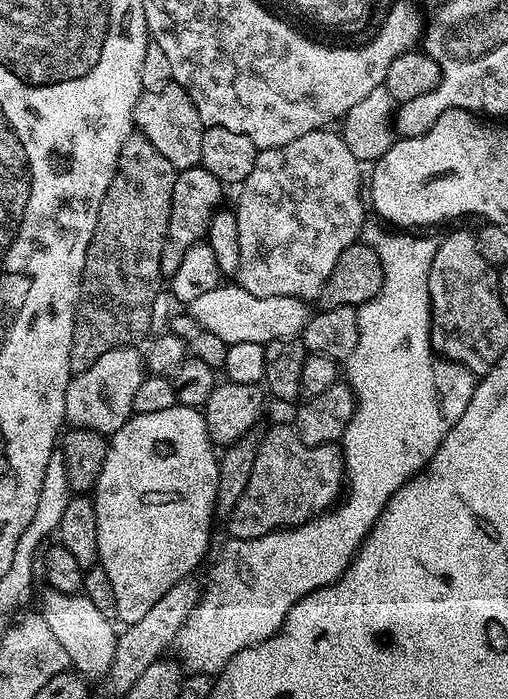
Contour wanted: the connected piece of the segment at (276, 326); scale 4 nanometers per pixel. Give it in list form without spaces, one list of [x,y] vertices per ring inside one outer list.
[[[224,282],[220,287],[194,298],[194,302],[187,305],[186,312],[195,324],[210,330],[210,334],[222,338],[222,342],[229,345],[240,342],[266,345],[271,340],[299,337],[310,315],[308,308],[305,301],[293,296],[258,298],[250,294],[250,290],[241,288],[239,283]]]

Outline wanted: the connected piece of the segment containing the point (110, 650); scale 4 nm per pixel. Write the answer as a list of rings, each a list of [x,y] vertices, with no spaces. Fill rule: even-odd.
[[[49,589],[45,591],[40,614],[58,644],[68,656],[73,669],[87,679],[101,679],[113,664],[114,651],[117,646],[118,632],[114,630],[111,617],[95,608],[94,602],[81,593],[67,593]]]

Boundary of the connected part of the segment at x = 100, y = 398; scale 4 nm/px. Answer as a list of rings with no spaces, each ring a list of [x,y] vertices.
[[[139,347],[115,348],[102,354],[94,366],[75,373],[69,380],[65,421],[74,428],[89,428],[105,434],[118,431],[134,414],[134,394],[138,386],[142,386],[145,375],[144,358]]]

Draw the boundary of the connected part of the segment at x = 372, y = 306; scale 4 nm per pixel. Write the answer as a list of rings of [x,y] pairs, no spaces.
[[[368,226],[365,227],[362,233],[363,243],[370,245],[378,254],[378,262],[382,262],[384,281],[382,282],[382,290],[378,290],[378,294],[374,298],[370,298],[370,302],[366,302],[356,309],[356,317],[358,318],[358,346],[354,346],[354,354],[350,354],[350,358],[346,361],[346,368],[348,368],[346,383],[356,396],[356,409],[342,437],[344,470],[346,473],[346,495],[343,497],[342,503],[335,510],[329,510],[323,516],[316,516],[313,520],[307,520],[307,522],[300,524],[296,528],[281,528],[278,532],[271,532],[253,540],[228,538],[228,541],[224,544],[224,549],[220,552],[220,557],[216,560],[216,565],[212,568],[212,581],[206,584],[200,601],[194,606],[190,618],[186,618],[182,630],[178,630],[178,634],[176,635],[174,652],[177,652],[177,654],[175,653],[175,655],[178,657],[179,663],[189,673],[207,672],[209,674],[218,674],[228,665],[228,660],[234,658],[234,654],[238,654],[247,648],[252,648],[256,644],[263,642],[266,638],[276,635],[280,627],[284,624],[286,614],[290,614],[290,610],[298,601],[306,598],[311,592],[328,588],[333,582],[339,580],[344,575],[345,570],[352,565],[352,558],[355,556],[356,551],[360,549],[360,543],[366,539],[368,531],[376,525],[376,519],[382,514],[386,502],[390,502],[390,498],[406,481],[414,479],[432,461],[434,454],[438,450],[438,446],[442,446],[446,434],[450,434],[450,430],[456,425],[458,418],[462,418],[462,414],[466,414],[466,406],[470,406],[470,398],[474,394],[478,383],[477,373],[466,370],[466,366],[456,364],[452,360],[446,360],[437,356],[435,350],[432,349],[432,303],[430,302],[430,294],[428,293],[428,275],[430,274],[430,262],[434,262],[434,254],[436,253],[436,245],[438,243],[437,237],[428,236],[432,234],[413,234],[408,230],[385,230],[383,227],[380,228]]]

